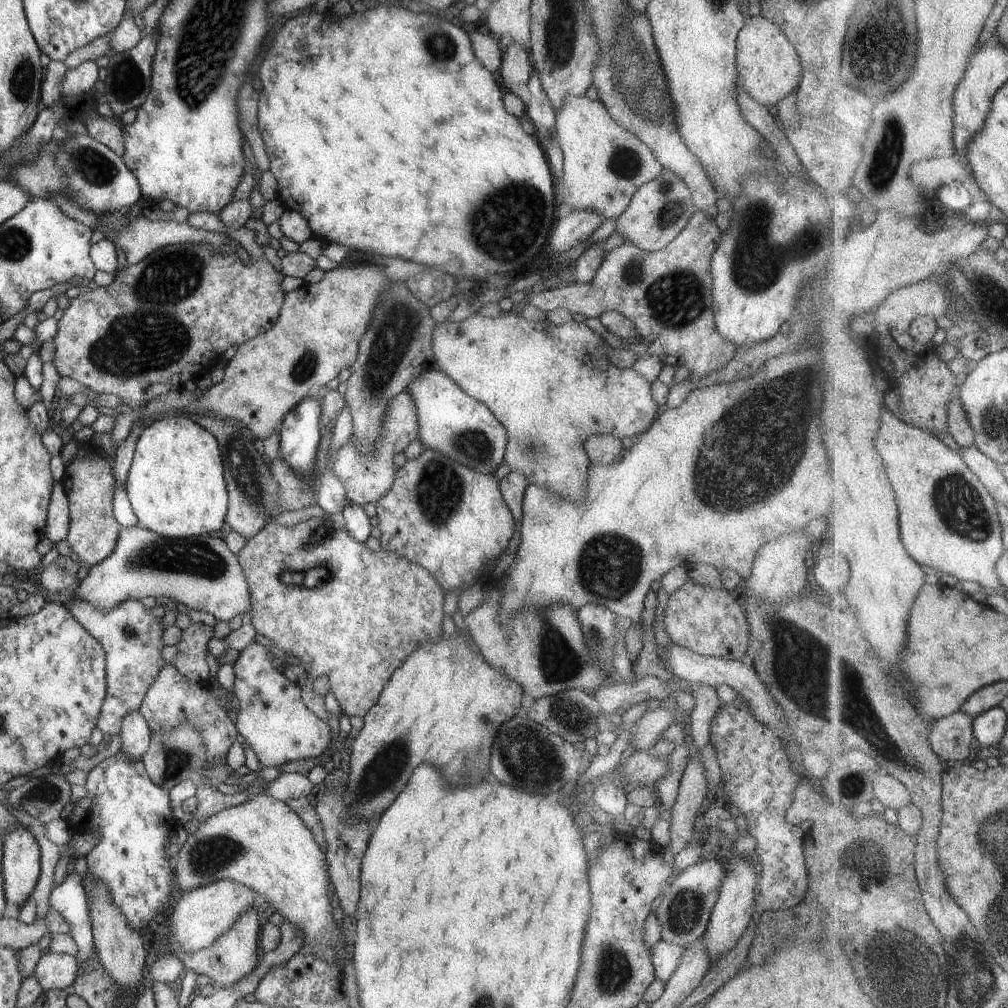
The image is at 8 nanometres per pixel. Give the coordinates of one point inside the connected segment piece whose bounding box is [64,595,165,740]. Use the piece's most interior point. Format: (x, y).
(129, 635)

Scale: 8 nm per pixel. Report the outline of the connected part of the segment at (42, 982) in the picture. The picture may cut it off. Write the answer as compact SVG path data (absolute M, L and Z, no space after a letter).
M44 954L39 958L33 971L33 978L37 980L43 992L69 988L77 976L75 957L67 954Z

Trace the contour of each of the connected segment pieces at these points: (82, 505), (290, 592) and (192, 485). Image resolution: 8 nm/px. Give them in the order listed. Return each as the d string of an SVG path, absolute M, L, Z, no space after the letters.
M97 453L91 458L75 458L71 464L64 466L61 484L68 500L69 514L69 528L64 540L78 562L87 567L99 564L113 552L120 529L112 510L114 480L111 460L101 458Z
M341 513L323 514L321 517L309 517L301 523L292 526L284 526L273 522L263 525L263 528L247 540L245 546L236 553L236 559L241 568L241 574L247 582L247 590L249 591L249 621L255 632L262 636L268 644L274 644L275 648L293 656L294 662L302 666L306 672L307 678L319 678L319 676L327 676L329 682L328 692L333 694L337 700L342 714L350 718L365 716L365 712L377 702L381 688L387 684L389 676L395 672L395 668L399 664L403 664L403 660L409 656L409 652L413 652L421 642L435 642L441 636L441 618L443 607L443 596L445 590L441 588L441 584L437 582L437 578L433 578L425 568L401 558L399 554L385 550L380 547L376 552L367 549L365 542L355 542L351 538L349 532L345 530L345 524Z
M176 414L155 420L136 438L132 461L124 486L139 526L163 538L182 539L217 532L223 526L227 510L227 489L223 478L217 439L201 428L192 416Z

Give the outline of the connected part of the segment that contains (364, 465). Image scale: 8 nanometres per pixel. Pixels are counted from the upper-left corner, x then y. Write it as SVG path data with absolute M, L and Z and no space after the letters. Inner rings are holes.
M410 390L401 391L393 400L389 400L385 414L383 414L383 422L381 422L381 430L375 442L375 450L373 454L359 454L353 448L353 438L349 440L333 454L329 454L329 464L333 470L333 476L343 484L345 488L345 498L347 503L365 506L368 502L375 504L381 494L385 494L393 482L393 474L396 468L393 466L393 456L403 452L407 445L417 436L417 410L413 404Z

